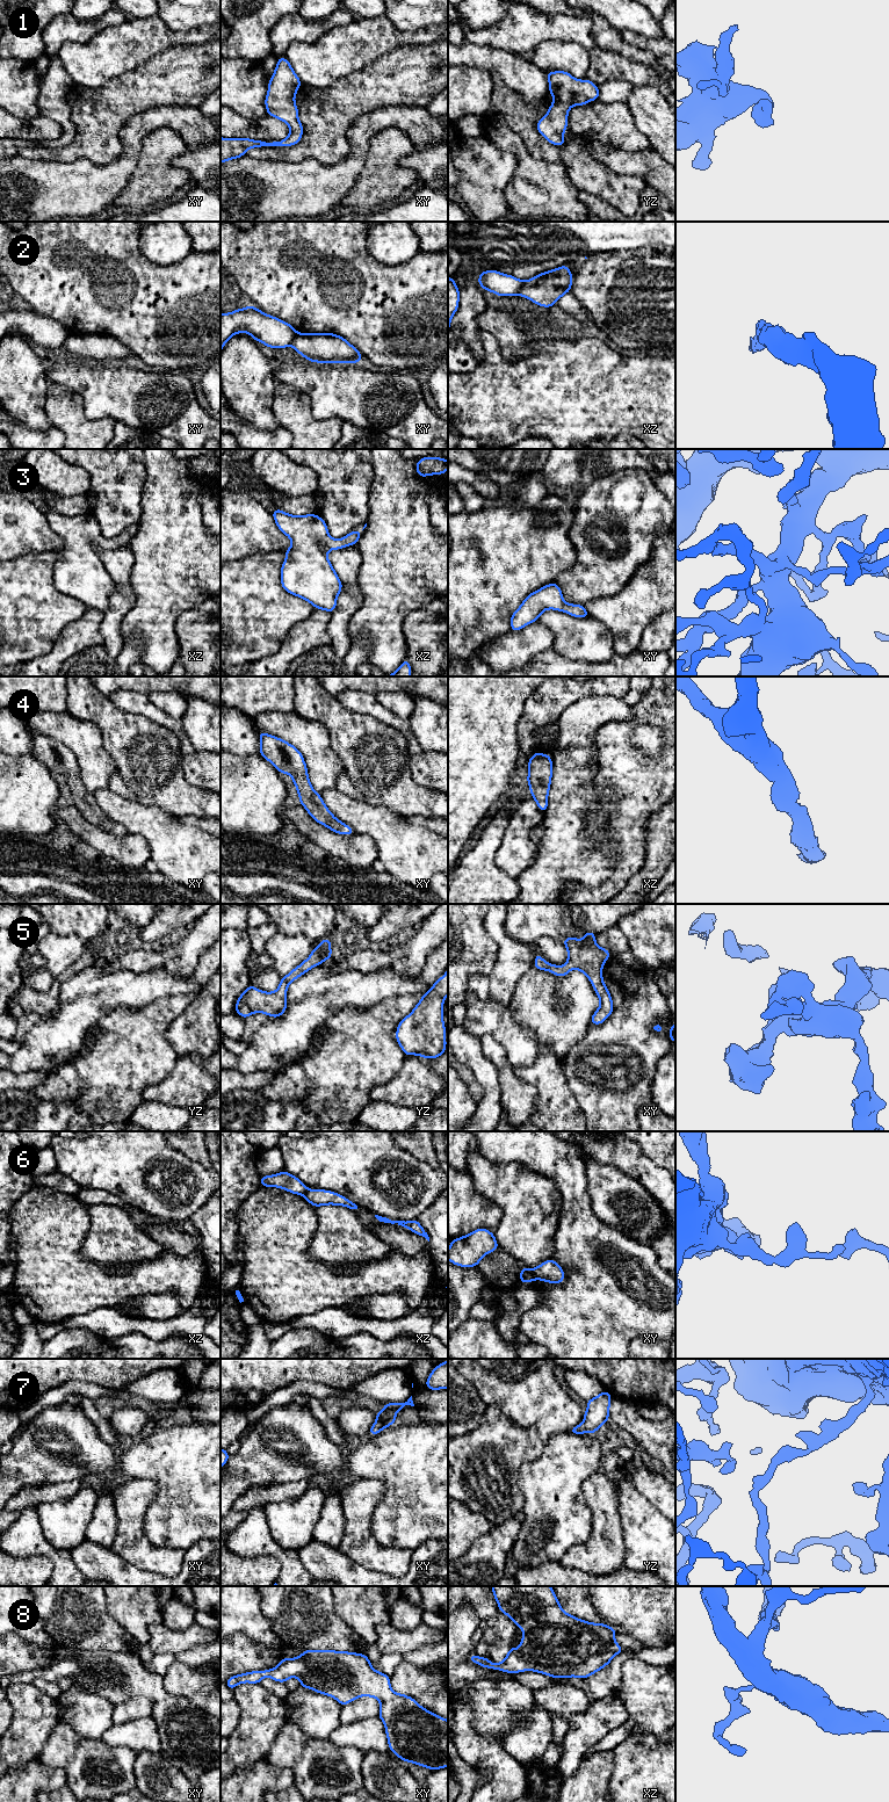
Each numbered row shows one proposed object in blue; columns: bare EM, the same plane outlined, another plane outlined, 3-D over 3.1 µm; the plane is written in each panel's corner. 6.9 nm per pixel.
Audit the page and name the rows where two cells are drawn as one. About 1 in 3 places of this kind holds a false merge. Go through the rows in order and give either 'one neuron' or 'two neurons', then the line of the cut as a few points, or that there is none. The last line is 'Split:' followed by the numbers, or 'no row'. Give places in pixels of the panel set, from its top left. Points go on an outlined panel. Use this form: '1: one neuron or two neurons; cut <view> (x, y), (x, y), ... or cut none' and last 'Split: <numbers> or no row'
1: one neuron; cut none
2: two neurons; cut xz (523, 281), (519, 294)
3: one neuron; cut none
4: one neuron; cut none
5: one neuron; cut none
6: two neurons; cut xy (530, 1269), (533, 1279)
7: one neuron; cut none
8: one neuron; cut none
Split: 2, 6

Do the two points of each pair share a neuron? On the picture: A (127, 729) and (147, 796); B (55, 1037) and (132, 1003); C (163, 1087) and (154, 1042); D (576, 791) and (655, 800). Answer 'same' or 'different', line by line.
A: same
B: same
C: different
D: different

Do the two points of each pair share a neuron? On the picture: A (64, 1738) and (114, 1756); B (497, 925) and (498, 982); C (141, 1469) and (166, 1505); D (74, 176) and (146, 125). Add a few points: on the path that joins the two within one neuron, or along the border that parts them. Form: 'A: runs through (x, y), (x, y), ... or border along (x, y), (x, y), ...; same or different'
A: runs through (77, 1751), (81, 1756), (101, 1756); same
B: runs through (501, 939), (504, 941), (504, 968); same
C: runs through (151, 1471), (166, 1486), (166, 1495); same
D: runs through (95, 176), (108, 176), (129, 156), (131, 146); same

